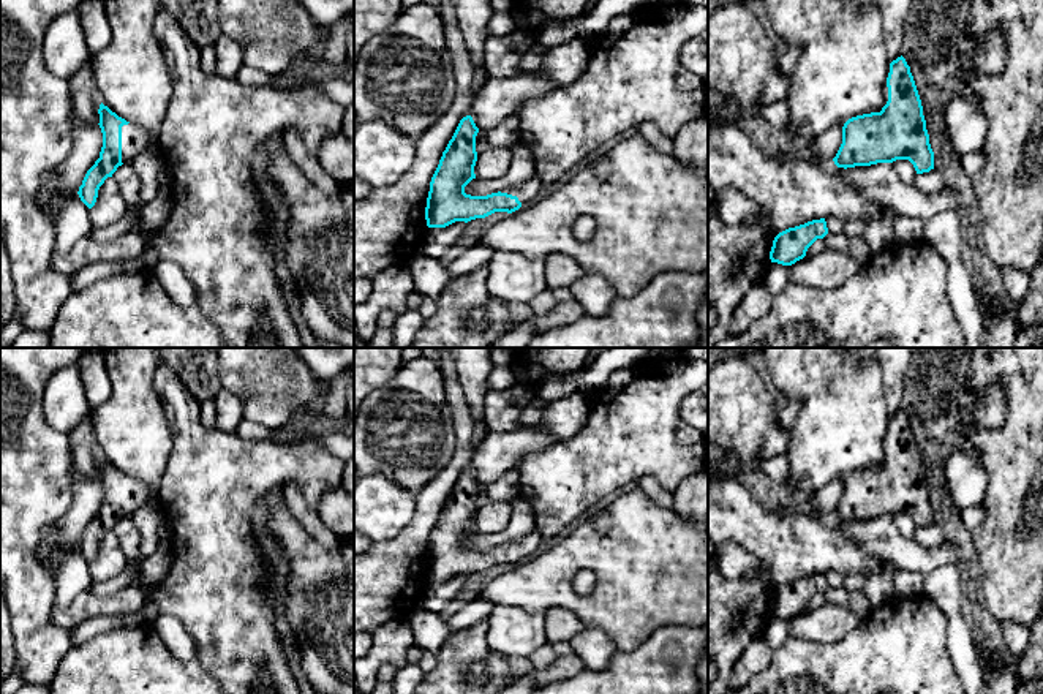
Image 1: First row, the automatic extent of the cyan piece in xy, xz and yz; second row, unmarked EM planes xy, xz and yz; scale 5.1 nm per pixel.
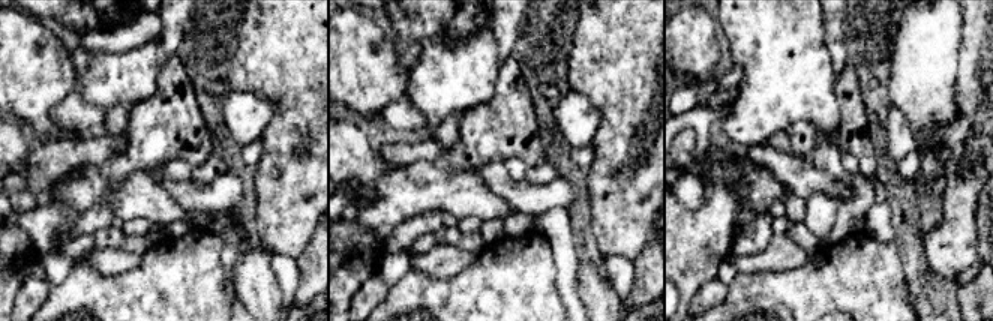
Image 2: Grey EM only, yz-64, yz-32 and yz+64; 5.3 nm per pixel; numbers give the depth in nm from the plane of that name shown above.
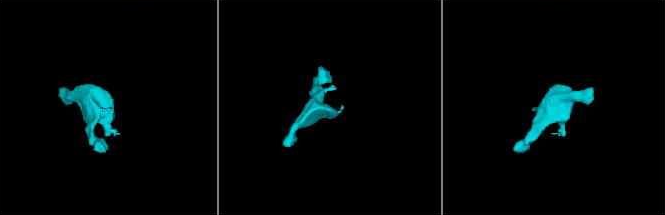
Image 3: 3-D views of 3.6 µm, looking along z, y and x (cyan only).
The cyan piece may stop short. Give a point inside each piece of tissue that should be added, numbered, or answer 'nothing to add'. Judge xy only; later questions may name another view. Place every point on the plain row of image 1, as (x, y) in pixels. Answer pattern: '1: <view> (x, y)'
1: xy (135, 494)

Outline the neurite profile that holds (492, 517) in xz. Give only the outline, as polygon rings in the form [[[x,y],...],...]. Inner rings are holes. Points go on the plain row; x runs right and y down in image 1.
[[[487,500],[476,515],[474,528],[482,534],[496,534],[507,528],[512,515],[509,501],[490,501]]]

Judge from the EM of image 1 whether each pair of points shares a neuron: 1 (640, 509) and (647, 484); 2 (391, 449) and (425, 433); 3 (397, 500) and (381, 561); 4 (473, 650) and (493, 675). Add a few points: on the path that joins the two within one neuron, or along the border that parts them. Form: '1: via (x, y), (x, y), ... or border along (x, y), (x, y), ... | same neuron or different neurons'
1: border along (639, 487), (659, 505), (672, 508) | different neurons
2: via (399, 441), (406, 433), (417, 433) | same neuron
3: border along (413, 512), (413, 517), (394, 536), (373, 543) | different neurons
4: via (474, 656), (487, 669) | same neuron

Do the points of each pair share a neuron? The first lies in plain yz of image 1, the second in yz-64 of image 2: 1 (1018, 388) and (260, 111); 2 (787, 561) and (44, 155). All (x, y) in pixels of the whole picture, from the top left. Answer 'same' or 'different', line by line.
1: different
2: different

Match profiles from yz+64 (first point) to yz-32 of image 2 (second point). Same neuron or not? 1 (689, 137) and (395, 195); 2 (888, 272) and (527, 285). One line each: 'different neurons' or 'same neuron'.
1: same neuron
2: same neuron

